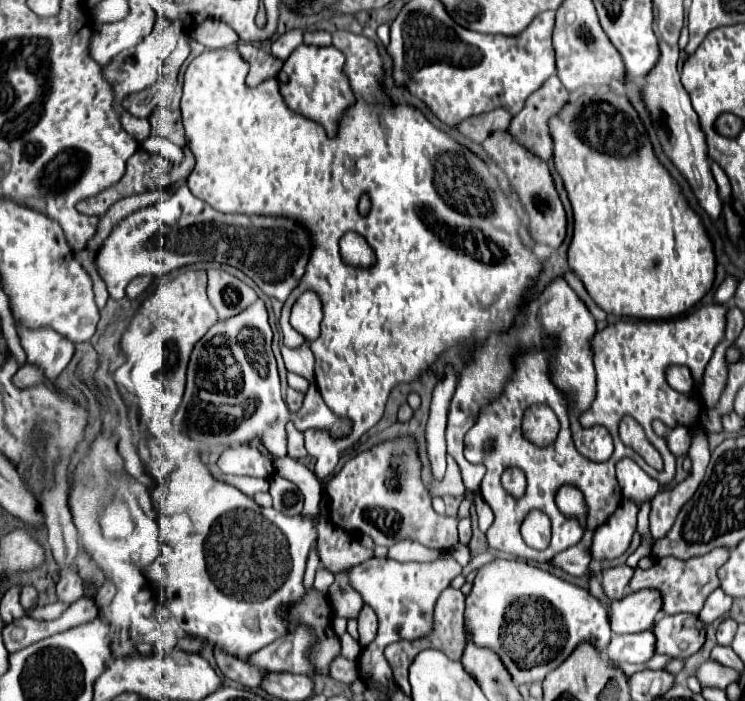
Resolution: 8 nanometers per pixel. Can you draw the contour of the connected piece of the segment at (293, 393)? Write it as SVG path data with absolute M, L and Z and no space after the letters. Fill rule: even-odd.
M289 388L289 390L287 390L287 396L285 396L285 402L287 402L287 406L289 406L291 412L297 412L297 410L301 408L301 404L303 404L303 398L305 398L303 392Z

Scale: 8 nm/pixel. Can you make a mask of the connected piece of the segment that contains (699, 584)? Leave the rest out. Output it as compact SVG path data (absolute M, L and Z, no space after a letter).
M717 548L711 550L709 554L689 558L689 560L680 560L673 556L659 558L649 570L635 570L633 580L629 582L631 590L643 590L643 588L657 588L663 596L663 612L667 614L679 614L679 612L691 612L691 614L699 614L699 610L703 608L707 596L719 588L719 580L717 580L717 568L721 564L725 564L729 558L729 550L727 548Z

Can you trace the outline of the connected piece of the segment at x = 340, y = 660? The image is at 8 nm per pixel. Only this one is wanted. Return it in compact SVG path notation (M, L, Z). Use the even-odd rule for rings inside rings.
M341 654L329 664L329 676L337 682L343 682L343 684L351 684L353 680L357 680L357 668L355 668L355 662L343 658Z

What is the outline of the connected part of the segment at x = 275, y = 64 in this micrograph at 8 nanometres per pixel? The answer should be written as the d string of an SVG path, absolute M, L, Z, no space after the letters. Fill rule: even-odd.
M239 44L239 54L251 64L249 76L247 76L247 86L259 86L263 80L277 76L277 68L281 70L283 62L275 58L273 54L253 46L253 44Z

